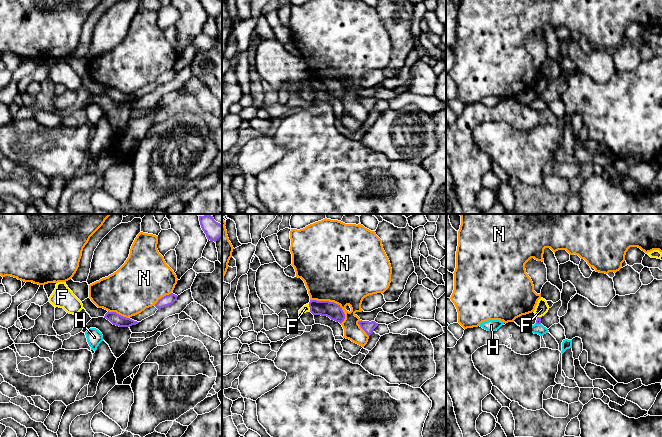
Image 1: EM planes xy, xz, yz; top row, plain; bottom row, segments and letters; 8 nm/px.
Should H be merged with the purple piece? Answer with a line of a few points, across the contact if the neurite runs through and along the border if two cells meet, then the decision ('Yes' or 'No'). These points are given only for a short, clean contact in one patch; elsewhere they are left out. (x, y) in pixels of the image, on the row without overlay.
Line: yz (535, 99), (540, 100). No

